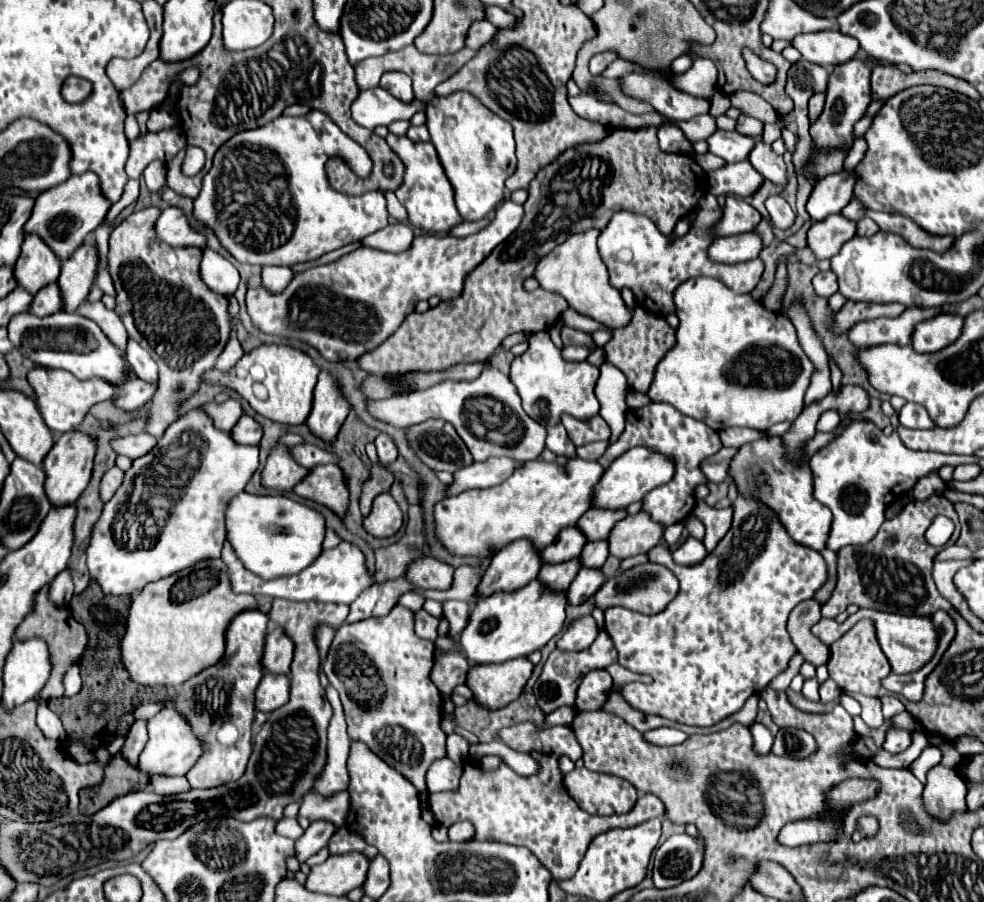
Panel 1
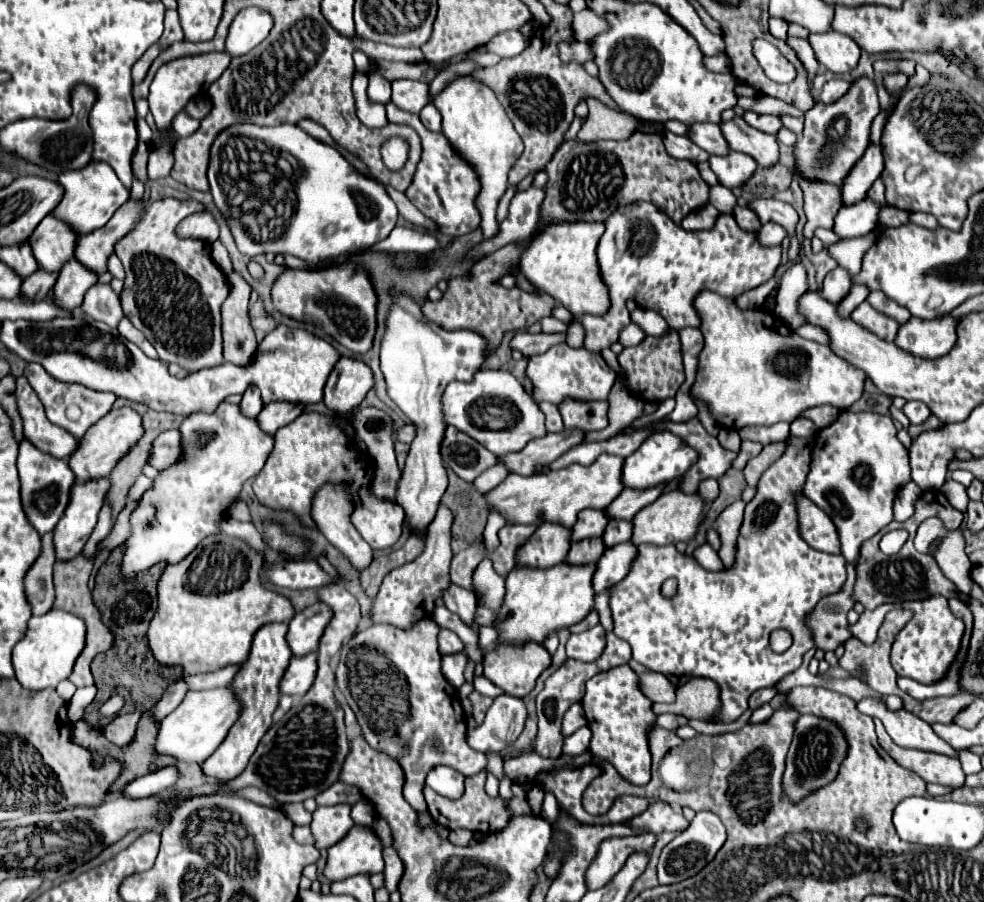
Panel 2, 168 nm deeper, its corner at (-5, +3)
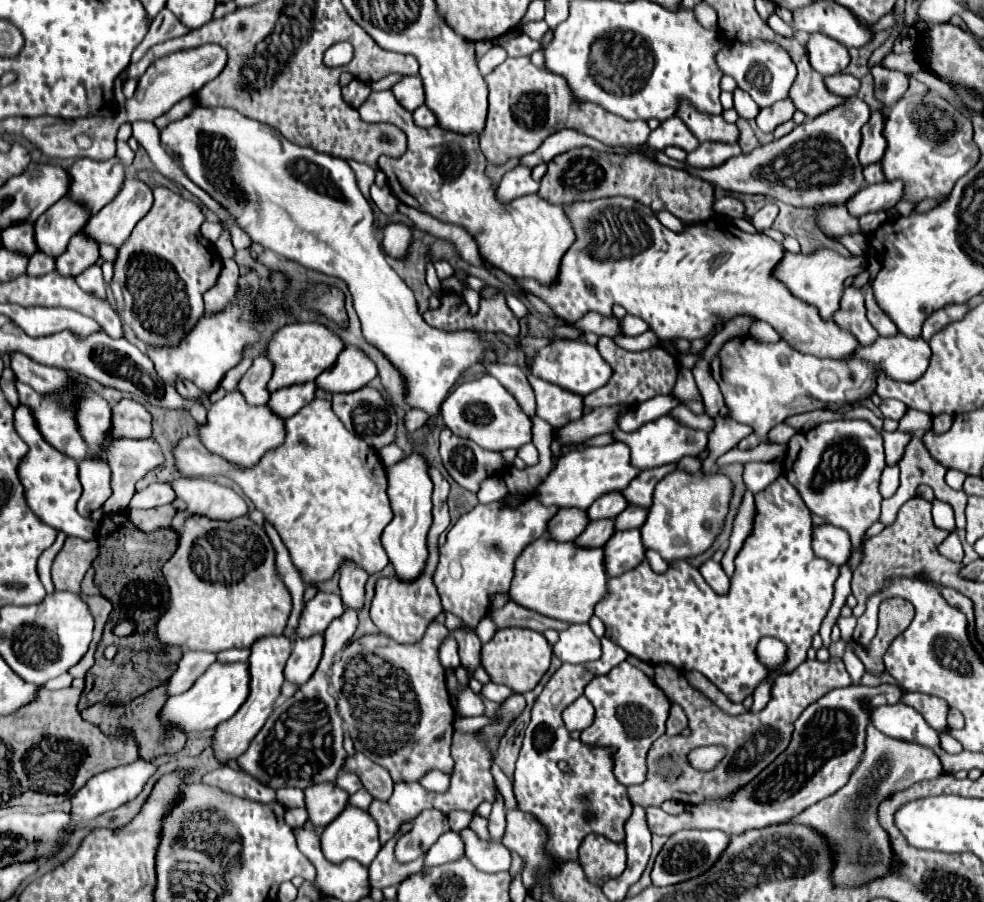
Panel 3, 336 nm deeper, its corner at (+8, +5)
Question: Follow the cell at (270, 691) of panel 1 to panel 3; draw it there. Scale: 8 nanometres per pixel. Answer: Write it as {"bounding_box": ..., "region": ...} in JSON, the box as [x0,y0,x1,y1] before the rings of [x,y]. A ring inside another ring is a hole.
{"bounding_box":[283,634,323,686],"region":[[[315,634],[311,638],[297,638],[293,642],[291,656],[283,670],[285,680],[297,686],[305,684],[321,660],[321,650],[323,650],[323,634]]]}

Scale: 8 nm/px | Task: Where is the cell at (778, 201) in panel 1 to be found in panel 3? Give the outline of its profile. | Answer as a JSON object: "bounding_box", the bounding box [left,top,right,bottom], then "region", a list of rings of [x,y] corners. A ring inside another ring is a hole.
{"bounding_box":[715,196,745,218],"region":[[[723,196],[715,202],[715,212],[729,218],[745,218],[745,204],[733,196]]]}

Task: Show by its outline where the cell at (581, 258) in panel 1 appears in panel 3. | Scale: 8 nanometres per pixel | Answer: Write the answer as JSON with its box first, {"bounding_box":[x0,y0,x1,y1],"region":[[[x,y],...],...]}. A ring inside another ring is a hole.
{"bounding_box":[359,90,575,284],"region":[[[391,90],[371,92],[359,114],[365,122],[391,122],[407,134],[409,144],[401,158],[379,158],[379,166],[385,170],[389,188],[399,202],[415,206],[441,222],[463,226],[479,242],[483,256],[509,276],[555,284],[559,260],[563,260],[563,252],[575,242],[575,228],[561,206],[553,206],[537,194],[521,196],[507,206],[499,204],[495,188],[485,176],[487,160],[479,148],[479,140],[475,136],[447,132],[439,126],[417,128],[411,112],[397,104]]]}

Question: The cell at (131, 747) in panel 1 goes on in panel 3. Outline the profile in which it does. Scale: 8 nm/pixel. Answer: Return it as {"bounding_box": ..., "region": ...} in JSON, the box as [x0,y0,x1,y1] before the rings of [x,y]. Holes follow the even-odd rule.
{"bounding_box":[167,652,215,696],"region":[[[185,652],[177,664],[177,672],[167,682],[167,696],[183,694],[199,676],[215,662],[215,654],[209,652]]]}

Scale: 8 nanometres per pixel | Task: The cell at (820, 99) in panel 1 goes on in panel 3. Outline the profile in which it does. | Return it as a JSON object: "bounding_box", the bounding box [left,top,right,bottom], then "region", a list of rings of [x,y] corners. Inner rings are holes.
{"bounding_box":[825,74,859,96],"region":[[[833,74],[833,76],[827,76],[825,78],[825,86],[831,94],[835,96],[855,96],[857,90],[859,90],[859,80],[849,76],[849,74]]]}

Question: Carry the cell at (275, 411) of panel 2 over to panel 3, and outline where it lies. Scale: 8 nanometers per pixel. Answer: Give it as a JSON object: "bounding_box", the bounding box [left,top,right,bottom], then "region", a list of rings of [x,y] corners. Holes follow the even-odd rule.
{"bounding_box":[267,382,315,418],"region":[[[315,382],[281,388],[279,392],[271,394],[271,400],[267,402],[267,406],[269,406],[277,416],[289,418],[289,416],[293,416],[295,412],[299,412],[305,404],[309,404],[309,402],[313,400],[313,394],[315,394]]]}

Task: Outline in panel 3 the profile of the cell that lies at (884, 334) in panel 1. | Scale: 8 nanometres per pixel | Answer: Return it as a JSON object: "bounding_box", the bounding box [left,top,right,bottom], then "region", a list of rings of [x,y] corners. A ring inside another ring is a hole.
{"bounding_box":[833,288,879,346],"region":[[[845,288],[843,292],[843,300],[839,304],[839,312],[835,312],[833,320],[849,330],[859,342],[861,346],[867,346],[867,344],[873,344],[879,334],[877,330],[869,324],[867,316],[865,316],[865,304],[863,304],[863,296],[859,294],[857,288]]]}

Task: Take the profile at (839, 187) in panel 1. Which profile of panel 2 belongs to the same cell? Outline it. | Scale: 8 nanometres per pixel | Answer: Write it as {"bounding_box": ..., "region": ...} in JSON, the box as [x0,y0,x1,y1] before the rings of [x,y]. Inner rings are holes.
{"bounding_box":[842,144,884,204],"region":[[[870,144],[860,158],[860,162],[854,166],[852,174],[842,184],[844,192],[844,204],[860,202],[866,198],[866,192],[870,190],[872,182],[882,174],[884,170],[884,156],[880,144]]]}

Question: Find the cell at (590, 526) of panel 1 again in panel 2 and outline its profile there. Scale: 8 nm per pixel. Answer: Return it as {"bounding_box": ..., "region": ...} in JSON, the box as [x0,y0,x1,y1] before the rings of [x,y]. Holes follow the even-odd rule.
{"bounding_box":[606,484,666,518],"region":[[[666,484],[654,486],[654,488],[646,488],[646,490],[632,490],[626,488],[608,508],[606,512],[610,514],[610,518],[634,518],[644,506],[652,504],[664,490]]]}

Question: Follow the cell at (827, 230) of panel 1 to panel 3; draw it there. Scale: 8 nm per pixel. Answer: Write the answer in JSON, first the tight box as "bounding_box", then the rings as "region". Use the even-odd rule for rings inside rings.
{"bounding_box":[845,182,903,218],"region":[[[881,182],[873,186],[861,188],[855,196],[851,196],[845,206],[851,212],[851,216],[861,218],[863,214],[869,212],[879,212],[879,210],[891,210],[903,194],[903,182]]]}

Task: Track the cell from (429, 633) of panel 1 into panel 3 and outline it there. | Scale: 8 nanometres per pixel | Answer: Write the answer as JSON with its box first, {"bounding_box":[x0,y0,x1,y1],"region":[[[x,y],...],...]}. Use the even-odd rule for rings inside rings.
{"bounding_box":[439,636,459,668],"region":[[[447,636],[447,640],[443,640],[443,644],[439,646],[439,660],[445,668],[457,668],[459,666],[459,654],[457,654],[457,644],[455,640],[451,640],[451,636]]]}

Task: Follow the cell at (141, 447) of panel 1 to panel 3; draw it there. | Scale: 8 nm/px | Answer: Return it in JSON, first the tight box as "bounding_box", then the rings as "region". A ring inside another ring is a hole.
{"bounding_box":[173,400,393,586],"region":[[[313,400],[311,404],[303,406],[295,416],[287,418],[287,420],[285,420],[285,442],[283,442],[281,446],[277,446],[277,448],[265,452],[265,456],[263,456],[253,468],[249,468],[249,470],[233,468],[233,466],[227,464],[223,458],[219,458],[219,456],[207,452],[205,446],[203,446],[203,444],[199,442],[199,438],[195,438],[195,436],[183,436],[183,438],[175,444],[173,456],[175,456],[175,468],[179,470],[181,476],[203,476],[203,478],[211,478],[211,476],[219,476],[219,474],[221,474],[221,476],[229,476],[231,480],[235,480],[235,482],[241,486],[243,494],[255,504],[255,508],[257,508],[259,512],[263,512],[265,520],[275,526],[275,530],[279,532],[281,540],[285,542],[285,546],[287,546],[287,550],[289,550],[289,554],[291,554],[291,560],[293,560],[295,568],[303,574],[303,582],[317,586],[319,582],[329,580],[329,578],[333,576],[333,572],[337,572],[337,568],[339,568],[339,564],[341,564],[343,560],[353,560],[355,564],[359,564],[361,568],[365,568],[367,574],[381,572],[381,570],[389,564],[387,554],[385,554],[385,548],[383,548],[383,544],[381,544],[381,532],[383,532],[383,528],[391,522],[393,512],[391,512],[389,498],[387,498],[387,492],[385,492],[385,488],[387,488],[387,478],[385,478],[383,464],[381,464],[381,460],[377,458],[377,452],[375,452],[373,448],[369,448],[367,444],[363,444],[363,440],[361,440],[359,436],[351,434],[351,432],[341,424],[341,420],[339,420],[339,418],[335,416],[335,412],[331,410],[331,402],[329,402],[329,400]]]}

